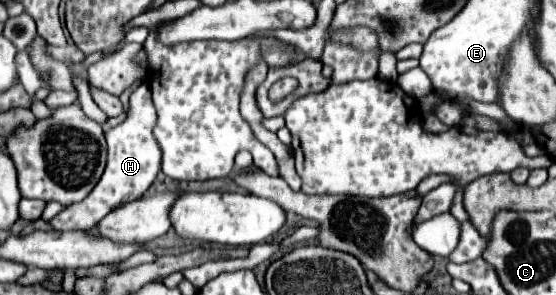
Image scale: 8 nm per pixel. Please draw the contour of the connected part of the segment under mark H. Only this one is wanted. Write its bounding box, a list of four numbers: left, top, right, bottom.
[49,84,161,232]

